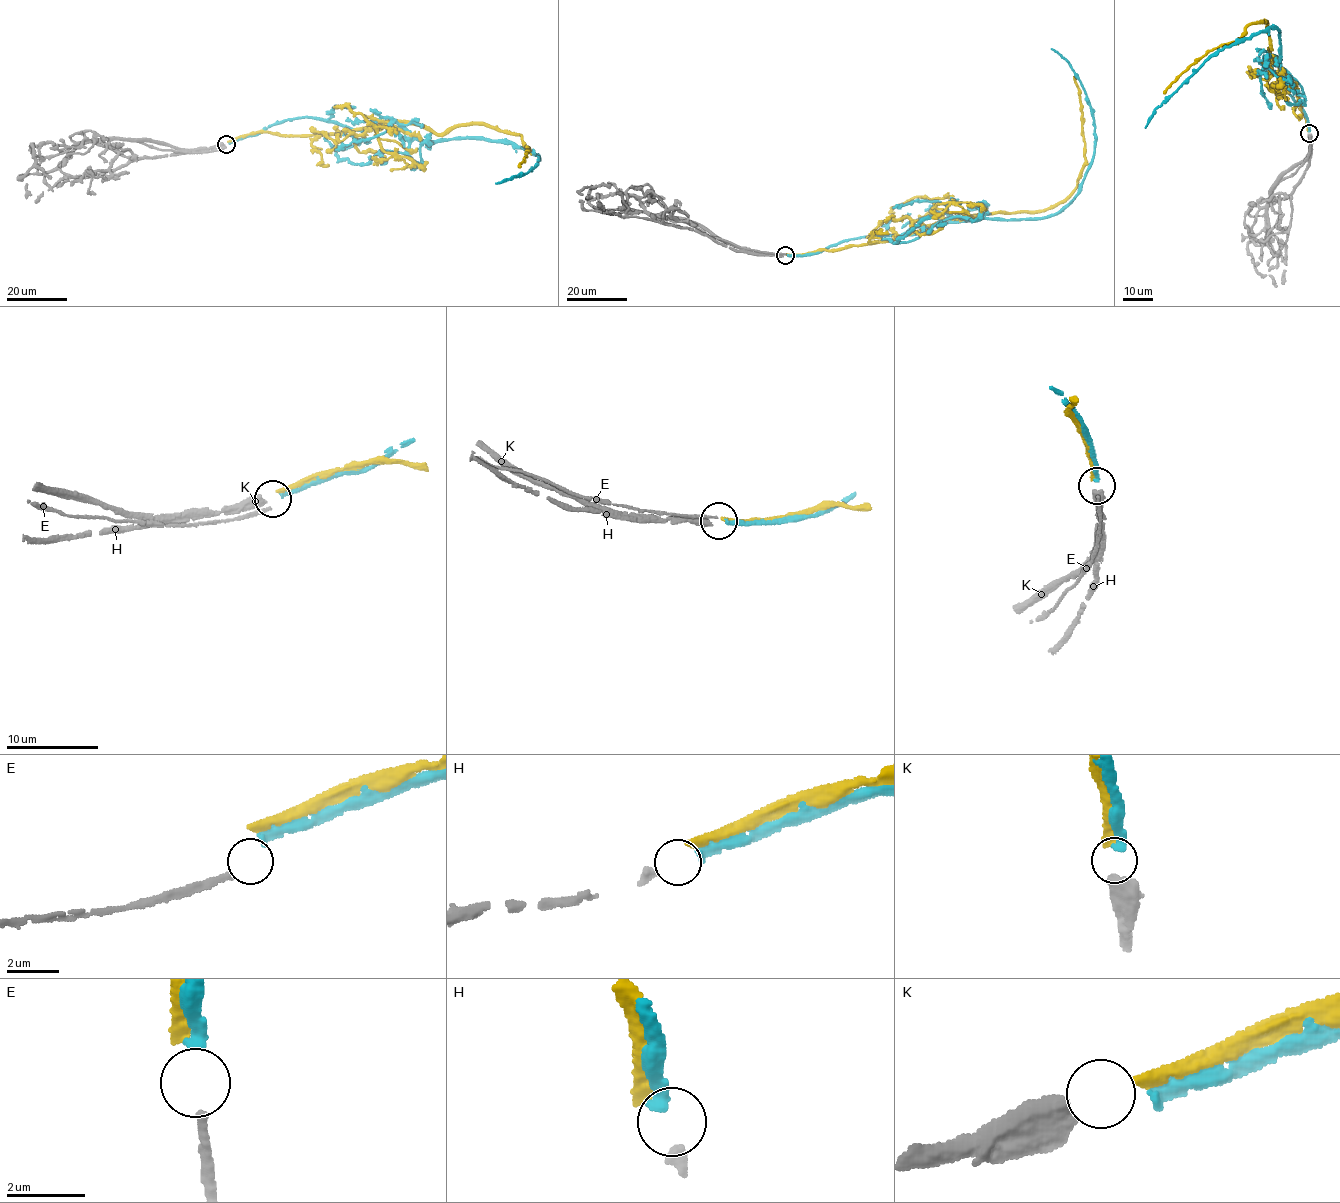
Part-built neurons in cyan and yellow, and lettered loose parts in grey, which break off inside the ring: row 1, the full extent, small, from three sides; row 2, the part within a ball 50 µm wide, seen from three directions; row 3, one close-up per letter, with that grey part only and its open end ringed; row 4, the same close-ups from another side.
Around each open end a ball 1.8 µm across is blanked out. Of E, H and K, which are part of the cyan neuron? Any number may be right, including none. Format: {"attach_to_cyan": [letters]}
{"attach_to_cyan": ["H"]}

